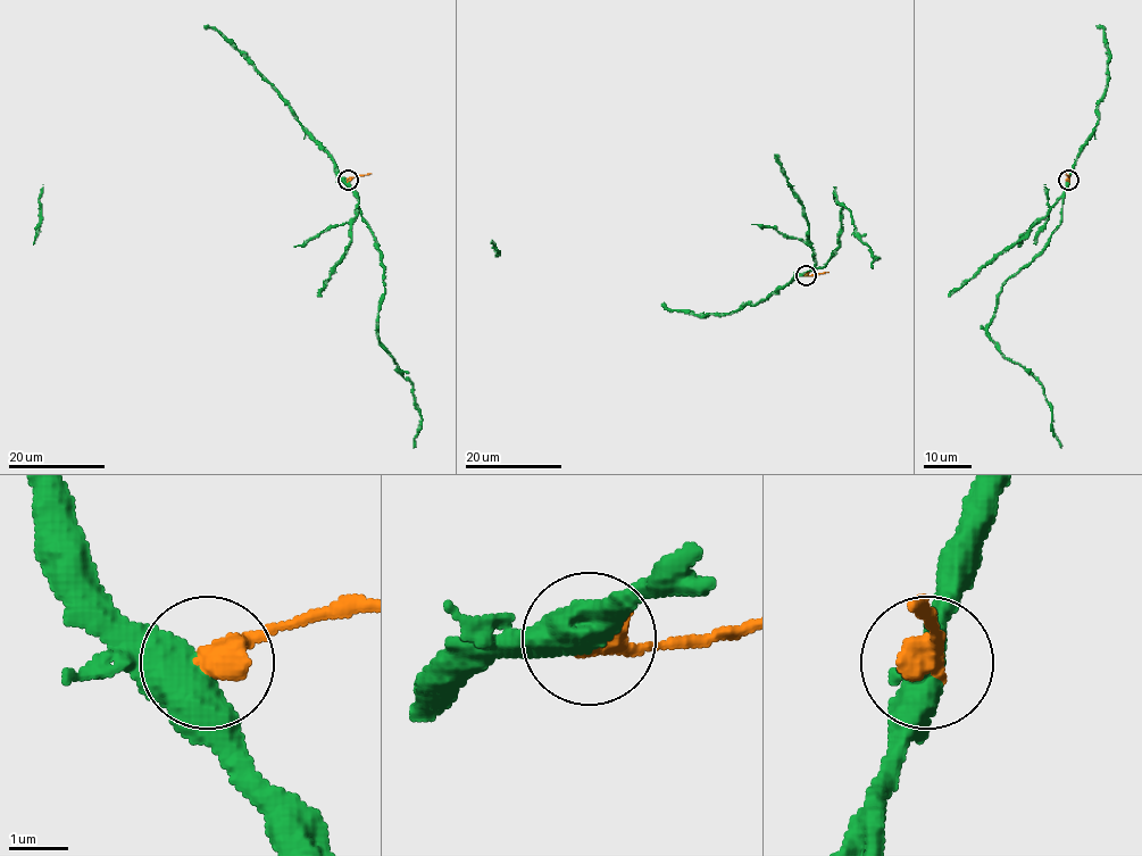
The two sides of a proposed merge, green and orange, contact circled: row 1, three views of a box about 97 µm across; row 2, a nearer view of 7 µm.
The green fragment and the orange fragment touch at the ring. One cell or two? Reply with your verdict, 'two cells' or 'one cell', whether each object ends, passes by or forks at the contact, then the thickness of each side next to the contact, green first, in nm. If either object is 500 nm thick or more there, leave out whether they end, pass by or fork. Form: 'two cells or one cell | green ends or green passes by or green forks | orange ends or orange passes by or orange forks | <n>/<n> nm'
two cells | 550/550 nm

